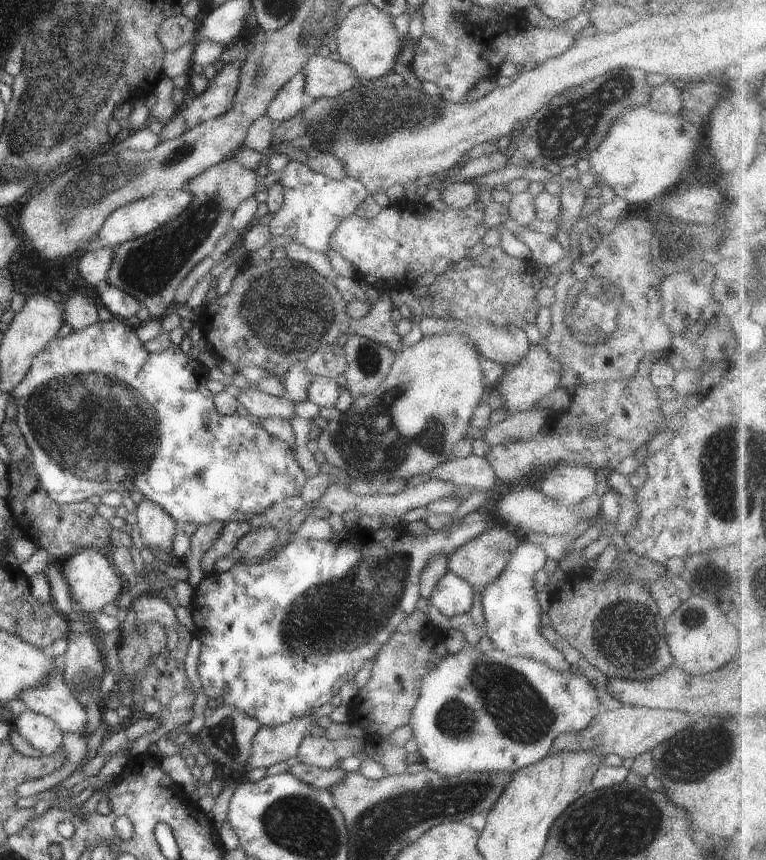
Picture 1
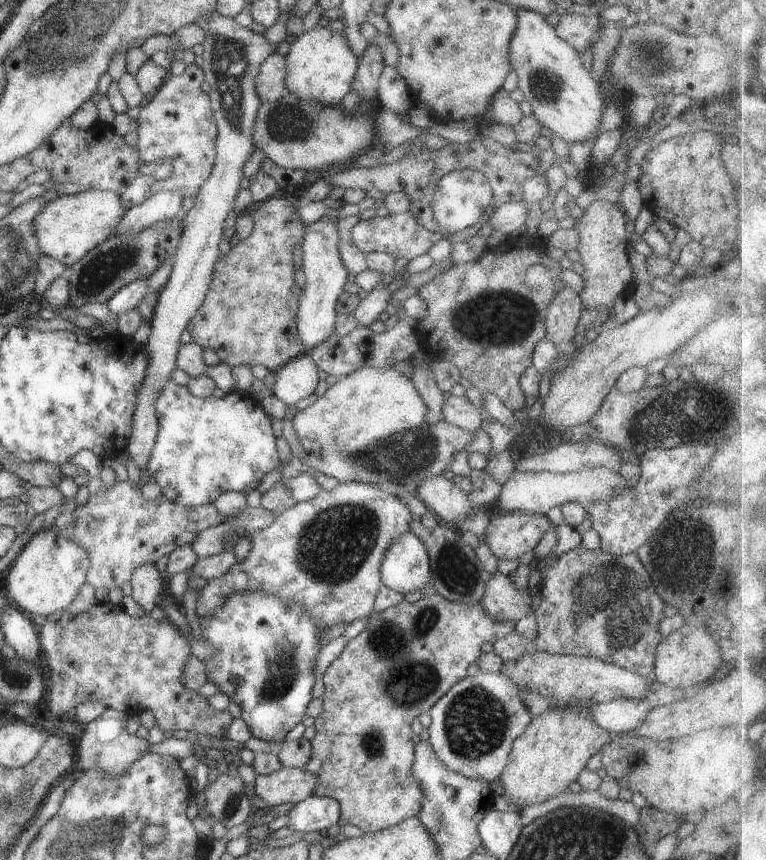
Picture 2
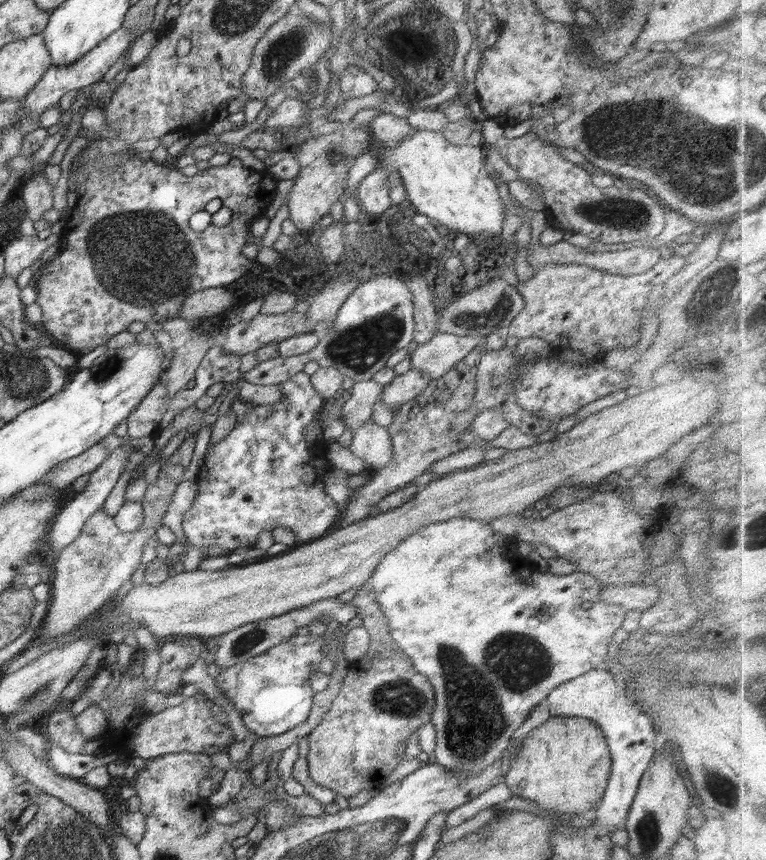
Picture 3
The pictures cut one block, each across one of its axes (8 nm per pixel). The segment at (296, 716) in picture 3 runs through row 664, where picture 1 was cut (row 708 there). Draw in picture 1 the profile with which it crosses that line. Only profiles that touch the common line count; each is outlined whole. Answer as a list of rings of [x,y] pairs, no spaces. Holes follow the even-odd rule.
[[[474,510],[462,518],[453,518],[451,525],[446,529],[432,530],[430,536],[418,538],[410,535],[404,530],[404,527],[388,528],[383,525],[381,530],[374,532],[368,529],[359,530],[352,537],[348,534],[347,538],[337,543],[331,540],[292,538],[292,542],[284,545],[280,551],[269,560],[264,560],[261,564],[240,564],[236,563],[228,572],[219,574],[217,572],[209,573],[202,580],[194,591],[190,610],[194,619],[194,638],[200,641],[202,645],[200,658],[198,658],[198,674],[200,683],[204,688],[204,694],[209,699],[217,700],[218,705],[228,704],[240,712],[250,714],[254,720],[258,720],[262,727],[264,726],[281,726],[298,718],[306,718],[315,715],[318,709],[329,703],[331,698],[336,696],[340,688],[349,680],[355,680],[356,674],[362,669],[364,664],[372,663],[380,648],[390,640],[394,632],[400,630],[405,618],[412,615],[417,609],[416,605],[420,597],[420,578],[426,566],[438,556],[448,558],[452,552],[462,548],[466,542],[478,538],[484,530],[488,530],[487,512],[483,510]]]

